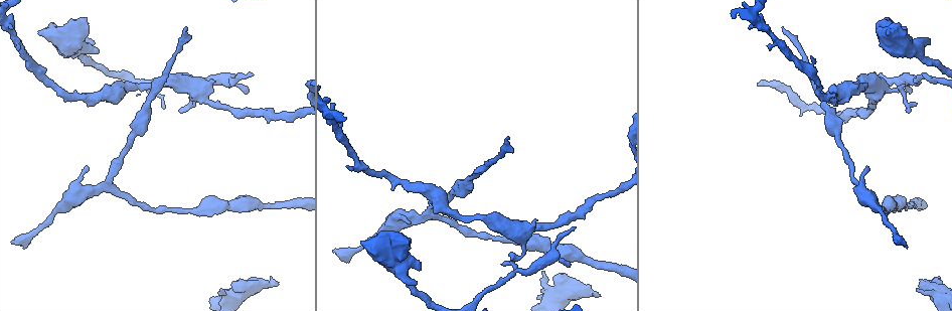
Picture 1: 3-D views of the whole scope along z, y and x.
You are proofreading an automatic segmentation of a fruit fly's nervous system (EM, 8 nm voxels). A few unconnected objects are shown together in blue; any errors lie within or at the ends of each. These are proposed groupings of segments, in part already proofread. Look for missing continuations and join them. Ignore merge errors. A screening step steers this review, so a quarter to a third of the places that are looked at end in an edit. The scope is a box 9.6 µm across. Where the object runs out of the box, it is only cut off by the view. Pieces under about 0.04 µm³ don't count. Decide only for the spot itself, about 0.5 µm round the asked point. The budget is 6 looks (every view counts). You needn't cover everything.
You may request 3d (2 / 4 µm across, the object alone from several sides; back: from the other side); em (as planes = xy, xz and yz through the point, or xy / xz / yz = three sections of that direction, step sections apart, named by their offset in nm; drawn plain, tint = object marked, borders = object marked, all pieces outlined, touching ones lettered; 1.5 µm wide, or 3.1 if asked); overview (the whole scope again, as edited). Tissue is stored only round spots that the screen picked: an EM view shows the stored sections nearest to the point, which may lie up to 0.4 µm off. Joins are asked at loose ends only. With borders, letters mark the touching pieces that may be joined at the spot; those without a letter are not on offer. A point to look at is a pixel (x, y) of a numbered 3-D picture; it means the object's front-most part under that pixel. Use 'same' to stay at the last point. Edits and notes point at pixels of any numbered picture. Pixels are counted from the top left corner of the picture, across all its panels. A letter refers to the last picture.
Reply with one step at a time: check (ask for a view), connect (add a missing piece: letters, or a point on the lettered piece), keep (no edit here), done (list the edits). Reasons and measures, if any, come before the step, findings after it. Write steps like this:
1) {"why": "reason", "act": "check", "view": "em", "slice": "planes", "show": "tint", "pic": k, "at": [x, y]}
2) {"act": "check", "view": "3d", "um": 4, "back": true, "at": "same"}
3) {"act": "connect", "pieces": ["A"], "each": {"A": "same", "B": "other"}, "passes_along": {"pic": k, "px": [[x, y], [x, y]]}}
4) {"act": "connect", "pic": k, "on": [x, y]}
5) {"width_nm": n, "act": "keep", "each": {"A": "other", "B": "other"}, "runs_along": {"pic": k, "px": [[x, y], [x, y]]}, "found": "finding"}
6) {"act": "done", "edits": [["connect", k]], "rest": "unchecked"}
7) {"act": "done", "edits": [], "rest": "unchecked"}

{"why": "thin end", "act": "check", "view": "em", "slice": "planes", "show": "borders", "pic": 1, "at": [333, 250]}

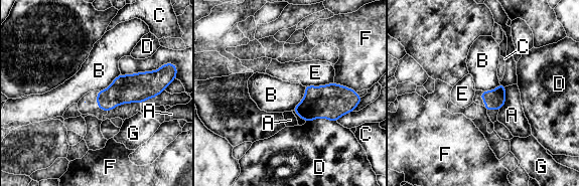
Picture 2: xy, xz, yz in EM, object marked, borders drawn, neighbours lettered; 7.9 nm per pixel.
{"act": "keep", "each": {"A": "other", "B": "other", "C": "other", "D": "other", "E": "other", "F": "other", "G": "other"}, "border": {"pic": 2, "px": [[121, 74], [105, 88], [99, 90]]}, "found": "none of them fits"}

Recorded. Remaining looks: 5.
{"why": "stops while still wide", "act": "check", "view": "em", "slice": "xy", "step": 8, "show": "tint", "pic": 1, "at": [40, 32]}

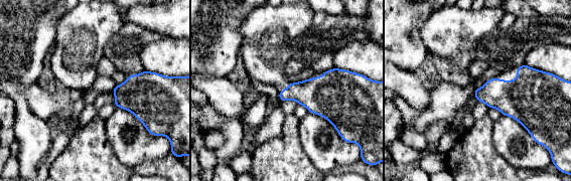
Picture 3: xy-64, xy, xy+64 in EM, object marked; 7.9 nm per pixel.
{"why": "another direction", "act": "check", "view": "em", "slice": "planes", "show": "borders", "at": "same"}

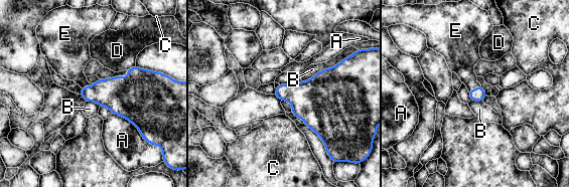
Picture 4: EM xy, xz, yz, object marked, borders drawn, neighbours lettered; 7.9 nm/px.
{"act": "connect", "pieces": ["E"], "each": {"A": "other", "B": "other", "C": "other", "D": "other", "E": "same"}, "passes_along": {"pic": 4, "px": [[117, 94], [87, 86], [69, 60]]}, "found": "the neuron continues"}

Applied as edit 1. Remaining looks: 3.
{"act": "done", "edits": [["connect", 4]], "rest": "unchecked"}

